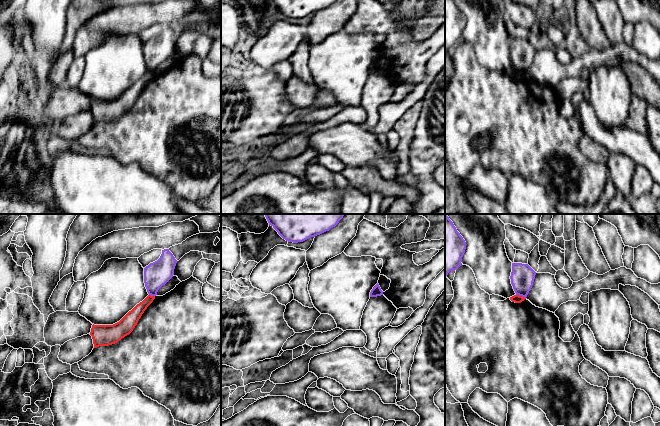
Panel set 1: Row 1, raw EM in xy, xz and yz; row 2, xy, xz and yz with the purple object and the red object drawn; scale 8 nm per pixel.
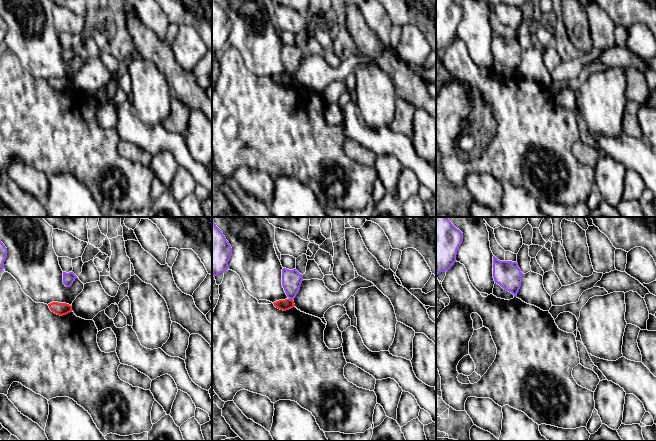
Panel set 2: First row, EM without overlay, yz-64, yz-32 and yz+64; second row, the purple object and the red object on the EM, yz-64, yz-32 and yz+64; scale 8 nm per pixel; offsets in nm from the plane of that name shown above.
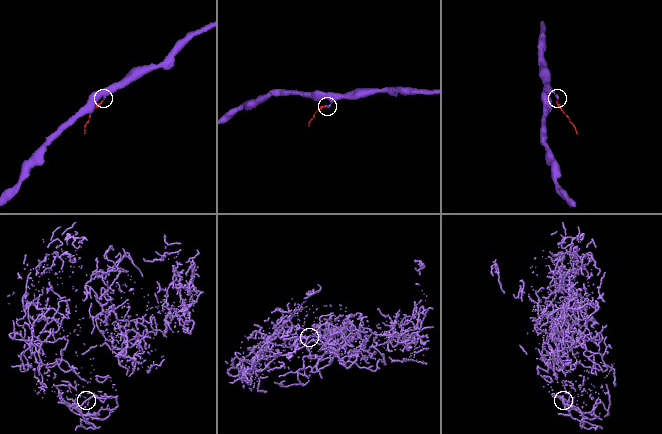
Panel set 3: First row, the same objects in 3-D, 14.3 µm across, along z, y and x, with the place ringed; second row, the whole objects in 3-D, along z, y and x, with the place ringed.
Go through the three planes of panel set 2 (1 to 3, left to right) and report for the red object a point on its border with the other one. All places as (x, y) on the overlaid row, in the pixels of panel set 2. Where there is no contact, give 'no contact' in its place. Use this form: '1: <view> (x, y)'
1: no contact
2: yz-32 (291, 299)
3: no contact

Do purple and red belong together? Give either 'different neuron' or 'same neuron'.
different neuron

